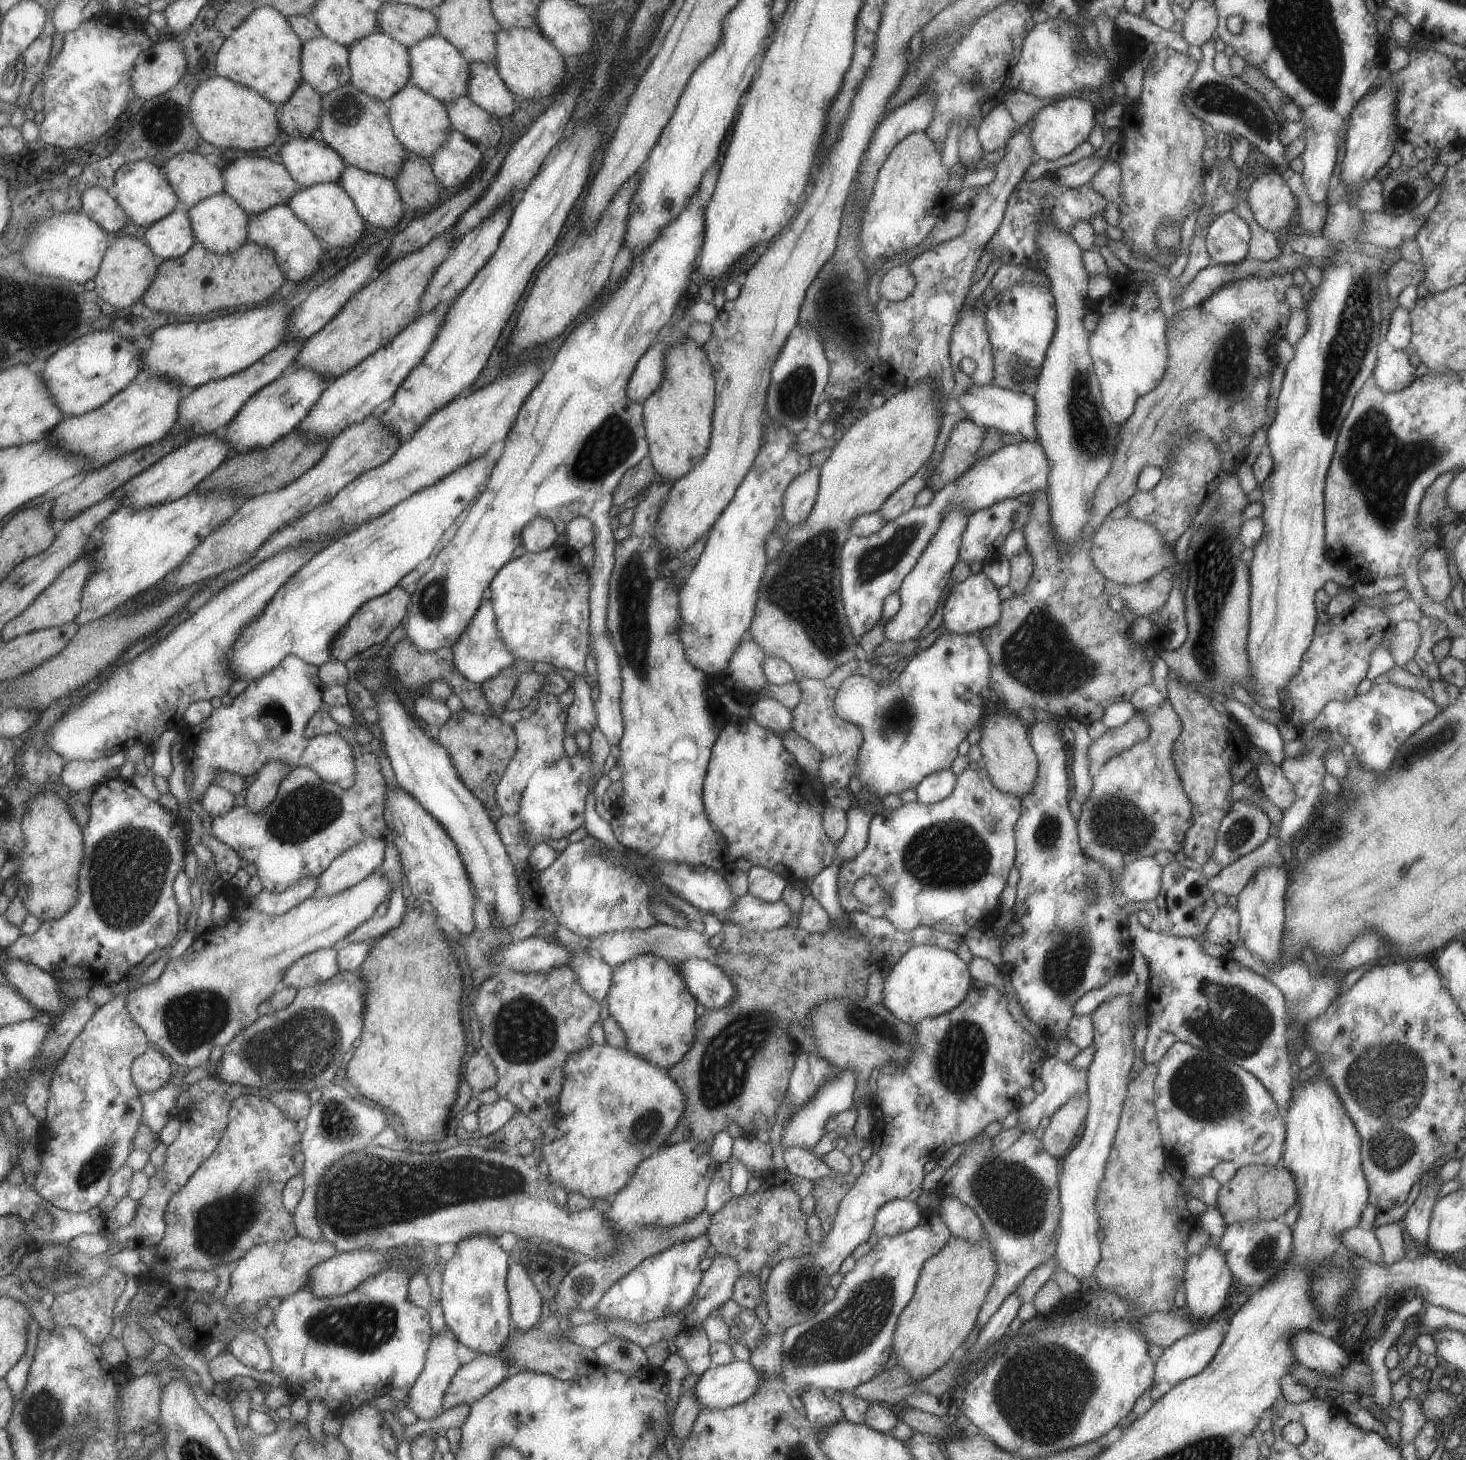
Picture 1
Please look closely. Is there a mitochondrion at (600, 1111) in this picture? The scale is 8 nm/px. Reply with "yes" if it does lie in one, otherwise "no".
no

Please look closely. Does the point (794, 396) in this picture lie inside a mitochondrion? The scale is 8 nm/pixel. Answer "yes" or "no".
yes

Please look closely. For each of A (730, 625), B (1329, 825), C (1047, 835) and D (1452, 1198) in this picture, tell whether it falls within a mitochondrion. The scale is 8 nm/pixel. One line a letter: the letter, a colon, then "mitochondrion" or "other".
A: other
B: mitochondrion
C: mitochondrion
D: other

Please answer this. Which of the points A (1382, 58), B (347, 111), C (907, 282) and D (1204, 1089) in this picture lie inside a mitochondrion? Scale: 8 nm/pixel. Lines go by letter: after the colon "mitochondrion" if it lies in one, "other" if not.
A: other
B: mitochondrion
C: other
D: mitochondrion

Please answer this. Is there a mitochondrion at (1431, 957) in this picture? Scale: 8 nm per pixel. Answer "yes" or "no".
no

